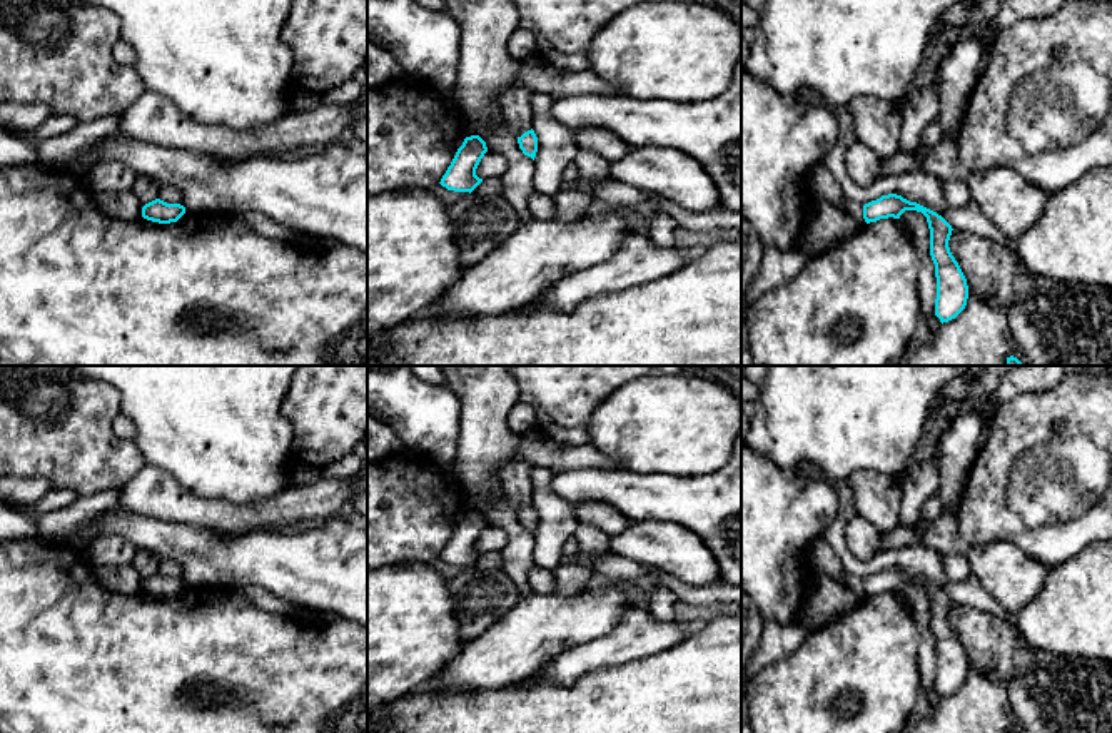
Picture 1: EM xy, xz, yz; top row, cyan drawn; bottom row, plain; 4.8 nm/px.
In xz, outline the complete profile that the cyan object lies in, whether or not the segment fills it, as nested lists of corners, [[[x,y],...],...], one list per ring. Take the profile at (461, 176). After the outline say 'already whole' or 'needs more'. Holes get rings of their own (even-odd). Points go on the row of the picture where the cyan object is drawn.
[[[479,135],[466,137],[439,184],[447,190],[471,194],[483,182],[476,169],[486,152],[486,142]]] | already whole

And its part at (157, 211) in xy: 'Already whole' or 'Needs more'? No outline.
Already whole

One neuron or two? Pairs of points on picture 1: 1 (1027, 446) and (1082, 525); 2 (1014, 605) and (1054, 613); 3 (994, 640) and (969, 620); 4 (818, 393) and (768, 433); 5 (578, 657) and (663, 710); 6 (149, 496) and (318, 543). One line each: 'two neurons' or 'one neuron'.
1: one neuron
2: two neurons
3: one neuron
4: one neuron
5: two neurons
6: two neurons

